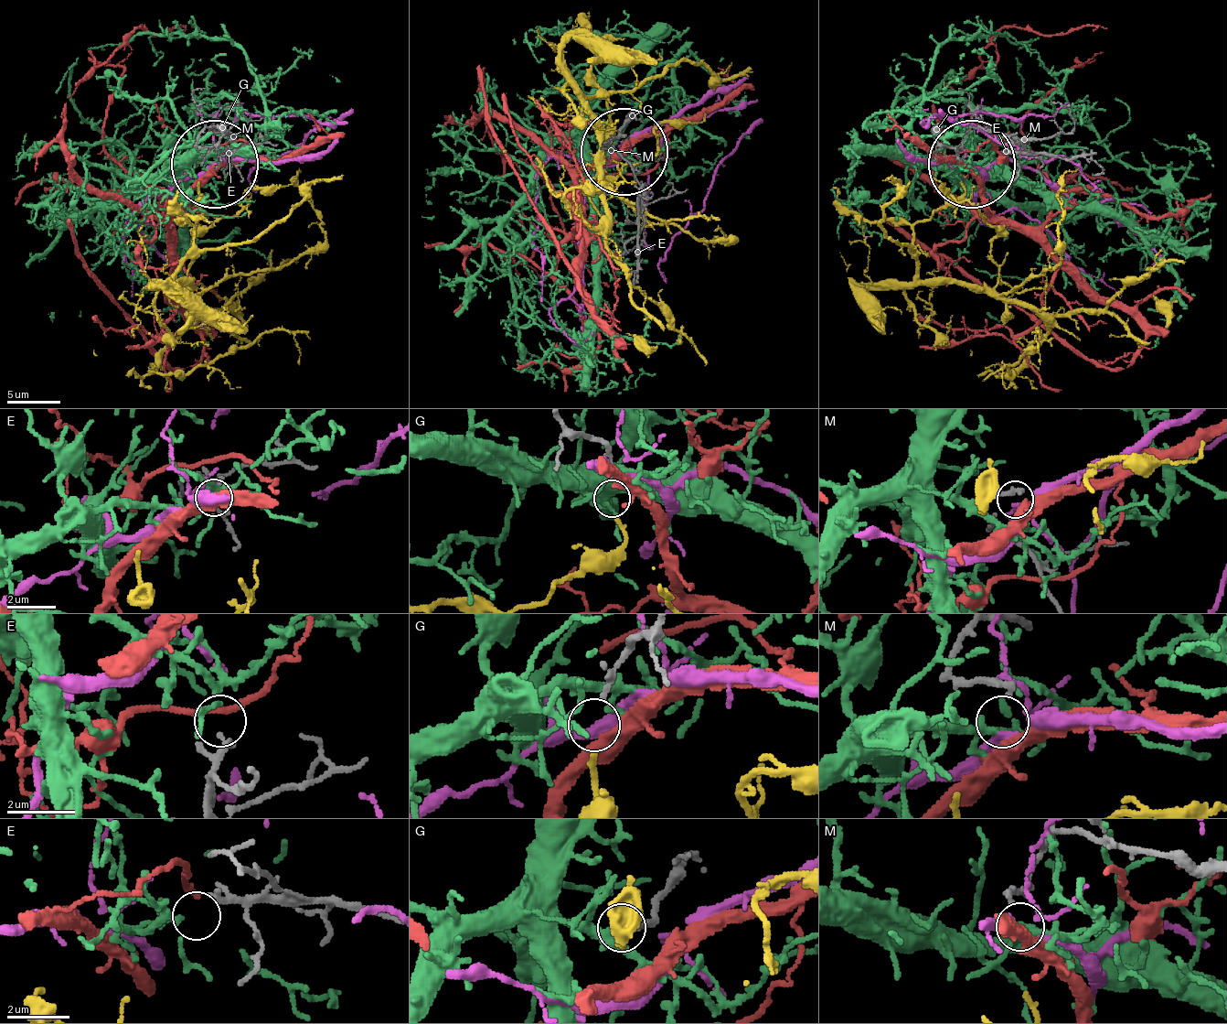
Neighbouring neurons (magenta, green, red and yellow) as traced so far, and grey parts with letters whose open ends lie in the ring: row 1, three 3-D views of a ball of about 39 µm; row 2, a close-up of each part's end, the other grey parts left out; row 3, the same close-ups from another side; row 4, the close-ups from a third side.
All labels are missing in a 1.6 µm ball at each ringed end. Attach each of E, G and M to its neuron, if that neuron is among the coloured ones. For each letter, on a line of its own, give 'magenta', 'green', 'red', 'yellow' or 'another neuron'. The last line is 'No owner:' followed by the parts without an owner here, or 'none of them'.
E: green
G: yellow
M: red
No owner: none of them

